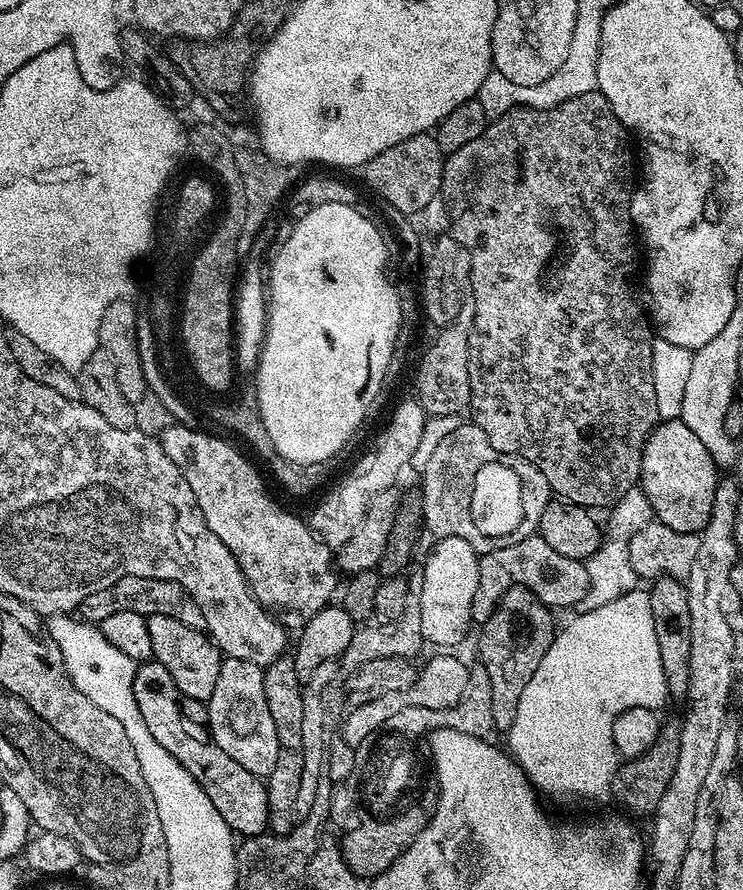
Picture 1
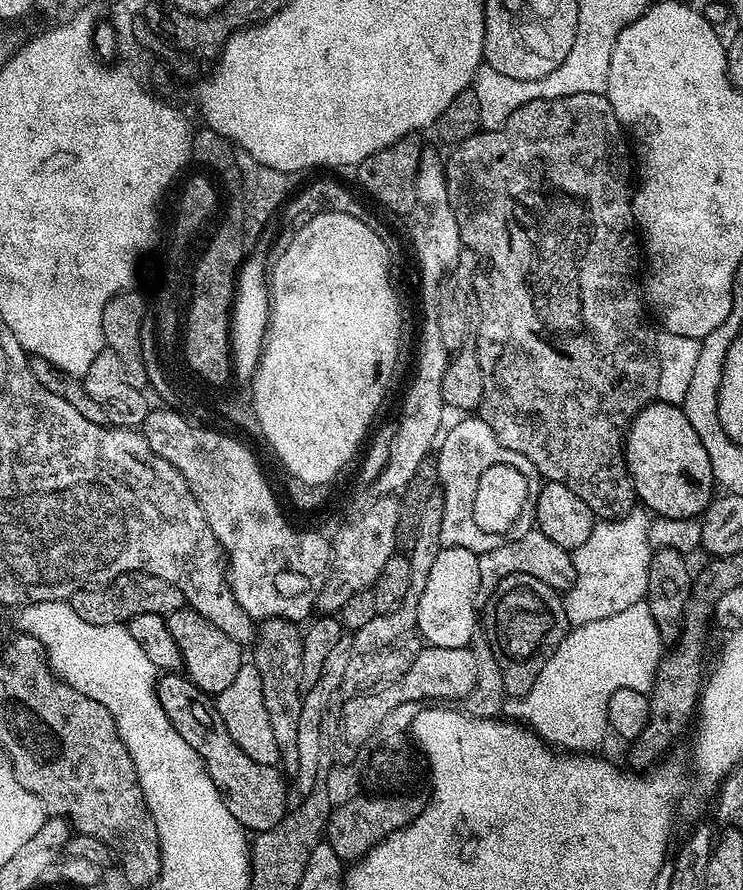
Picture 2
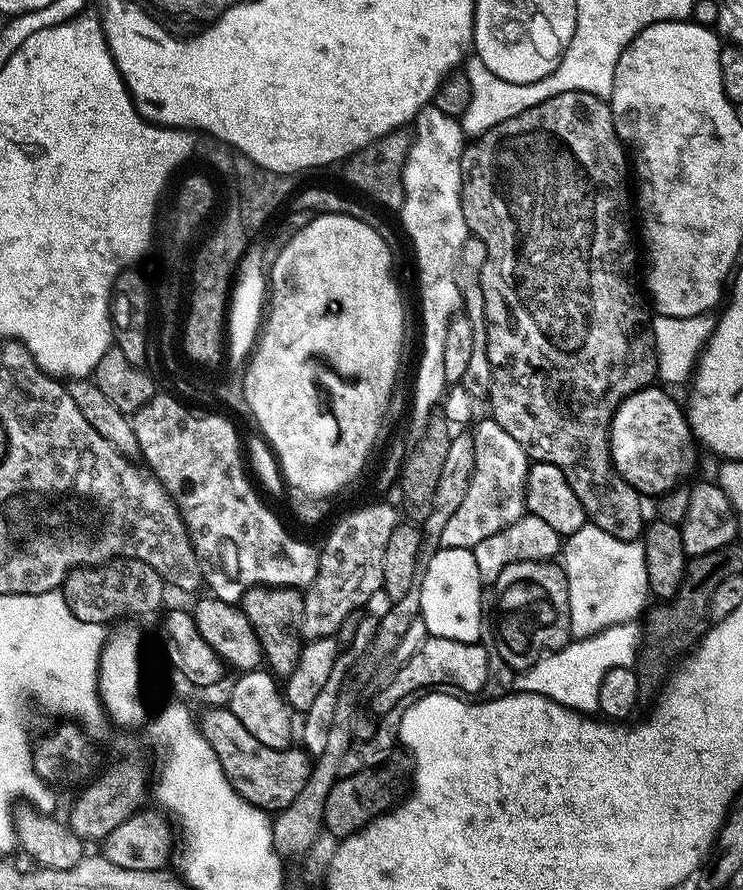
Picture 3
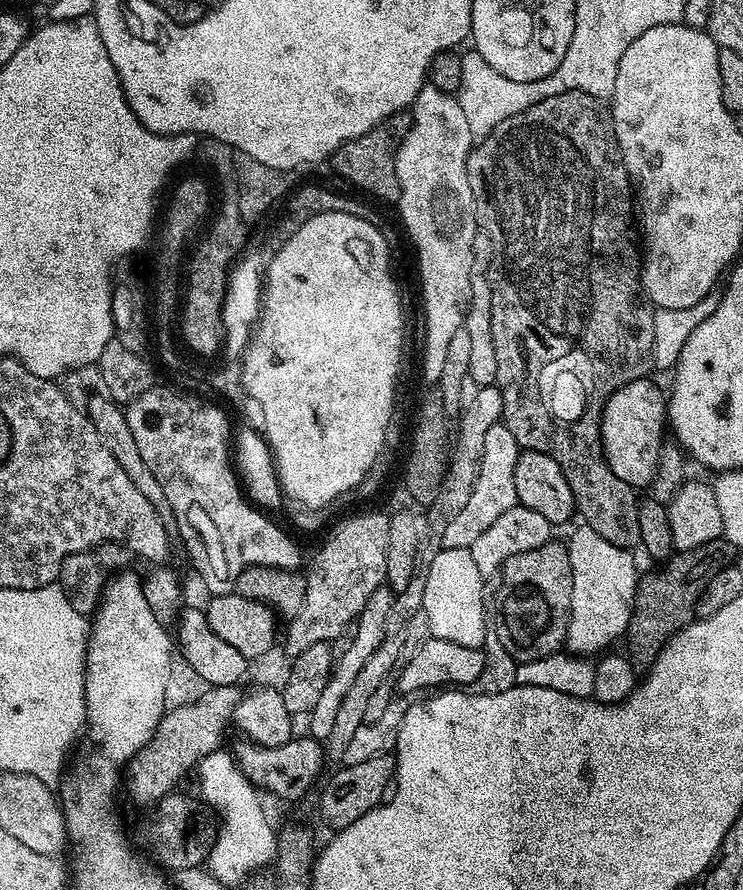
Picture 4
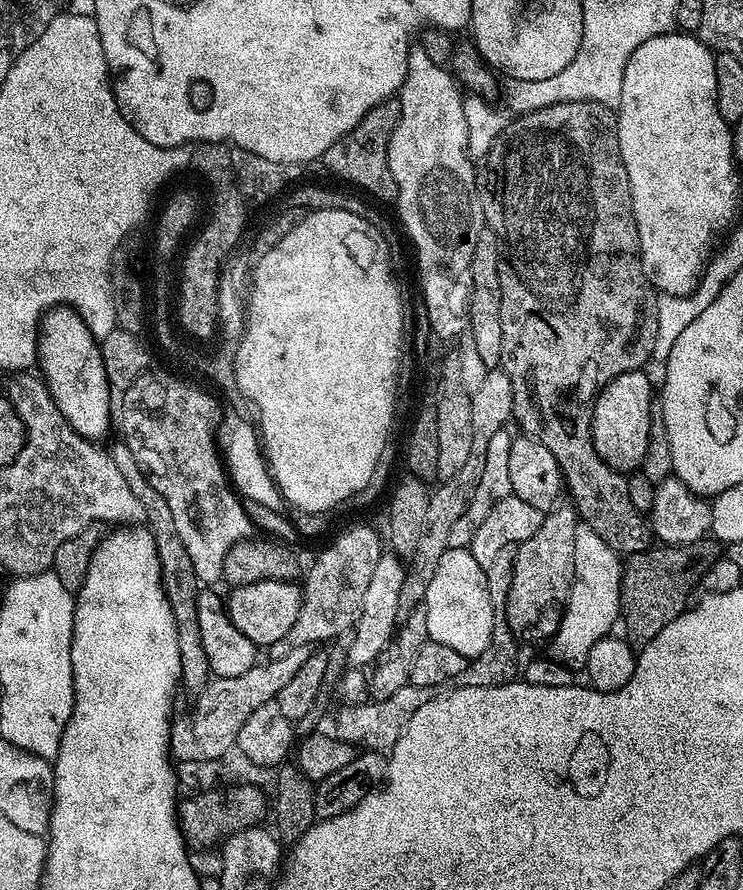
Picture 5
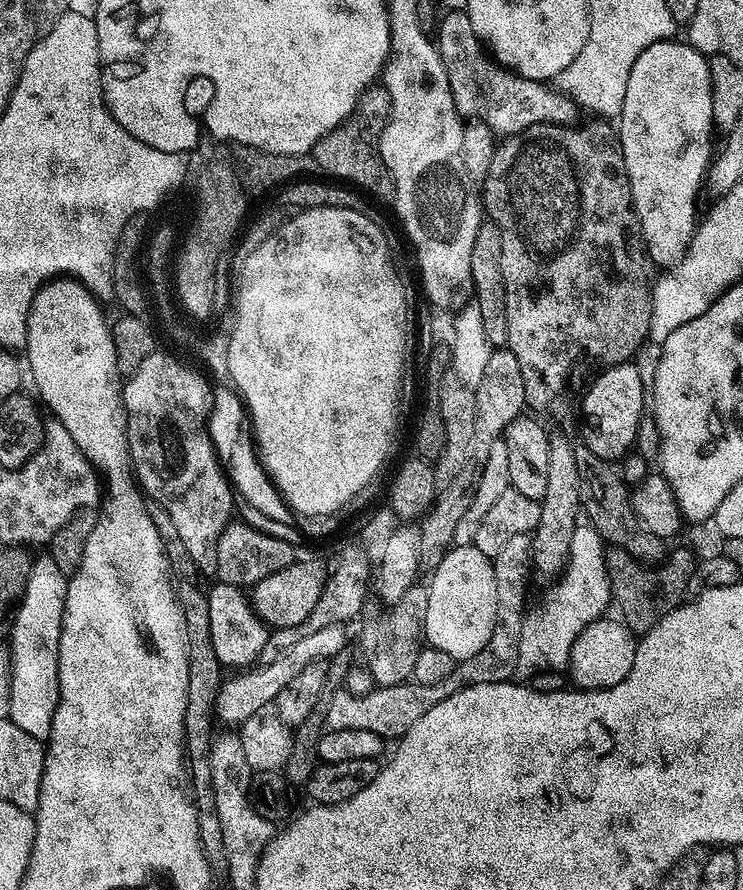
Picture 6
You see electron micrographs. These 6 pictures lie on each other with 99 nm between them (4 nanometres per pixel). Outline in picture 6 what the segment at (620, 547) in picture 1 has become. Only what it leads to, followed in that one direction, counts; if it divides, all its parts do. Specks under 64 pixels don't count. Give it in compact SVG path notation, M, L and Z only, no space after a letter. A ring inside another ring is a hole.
M587 522L577 523L574 538L570 538L568 559L558 576L560 581L533 608L531 605L524 617L522 642L520 643L520 668L523 671L528 671L528 674L535 672L564 672L569 667L572 659L572 647L578 638L578 634L582 634L582 630L586 630L586 626L590 626L607 613L604 611L607 610L608 604L610 608L612 587L608 581L608 571L604 565L605 547L604 541L593 530L591 524Z

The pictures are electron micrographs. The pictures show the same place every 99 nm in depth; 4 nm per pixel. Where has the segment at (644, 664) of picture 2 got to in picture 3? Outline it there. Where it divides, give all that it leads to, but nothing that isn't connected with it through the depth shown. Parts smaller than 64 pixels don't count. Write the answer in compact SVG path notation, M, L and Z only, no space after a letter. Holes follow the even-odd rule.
M639 623L614 624L593 636L573 639L564 648L534 662L534 666L517 671L512 678L512 692L545 696L579 714L599 713L598 690L602 686L602 678L615 668L632 668L637 663L641 647L642 628Z

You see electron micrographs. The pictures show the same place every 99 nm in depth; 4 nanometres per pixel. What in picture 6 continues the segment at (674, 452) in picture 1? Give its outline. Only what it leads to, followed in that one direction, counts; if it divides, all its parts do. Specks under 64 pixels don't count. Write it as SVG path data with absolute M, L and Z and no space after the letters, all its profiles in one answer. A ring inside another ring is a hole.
M632 362L614 364L593 382L584 396L583 447L609 462L619 461L633 451L642 414L643 386Z

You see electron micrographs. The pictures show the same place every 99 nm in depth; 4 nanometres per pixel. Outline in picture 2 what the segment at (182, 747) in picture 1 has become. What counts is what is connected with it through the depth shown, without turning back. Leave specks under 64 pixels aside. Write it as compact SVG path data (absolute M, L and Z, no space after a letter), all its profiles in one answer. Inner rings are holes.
M172 670L157 679L156 703L164 711L165 718L171 722L175 732L198 753L230 814L234 814L236 821L245 830L252 834L265 832L283 818L290 808L290 784L284 781L285 773L279 767L254 762L250 754L240 749L234 738L230 738L209 693L196 688L179 671Z

